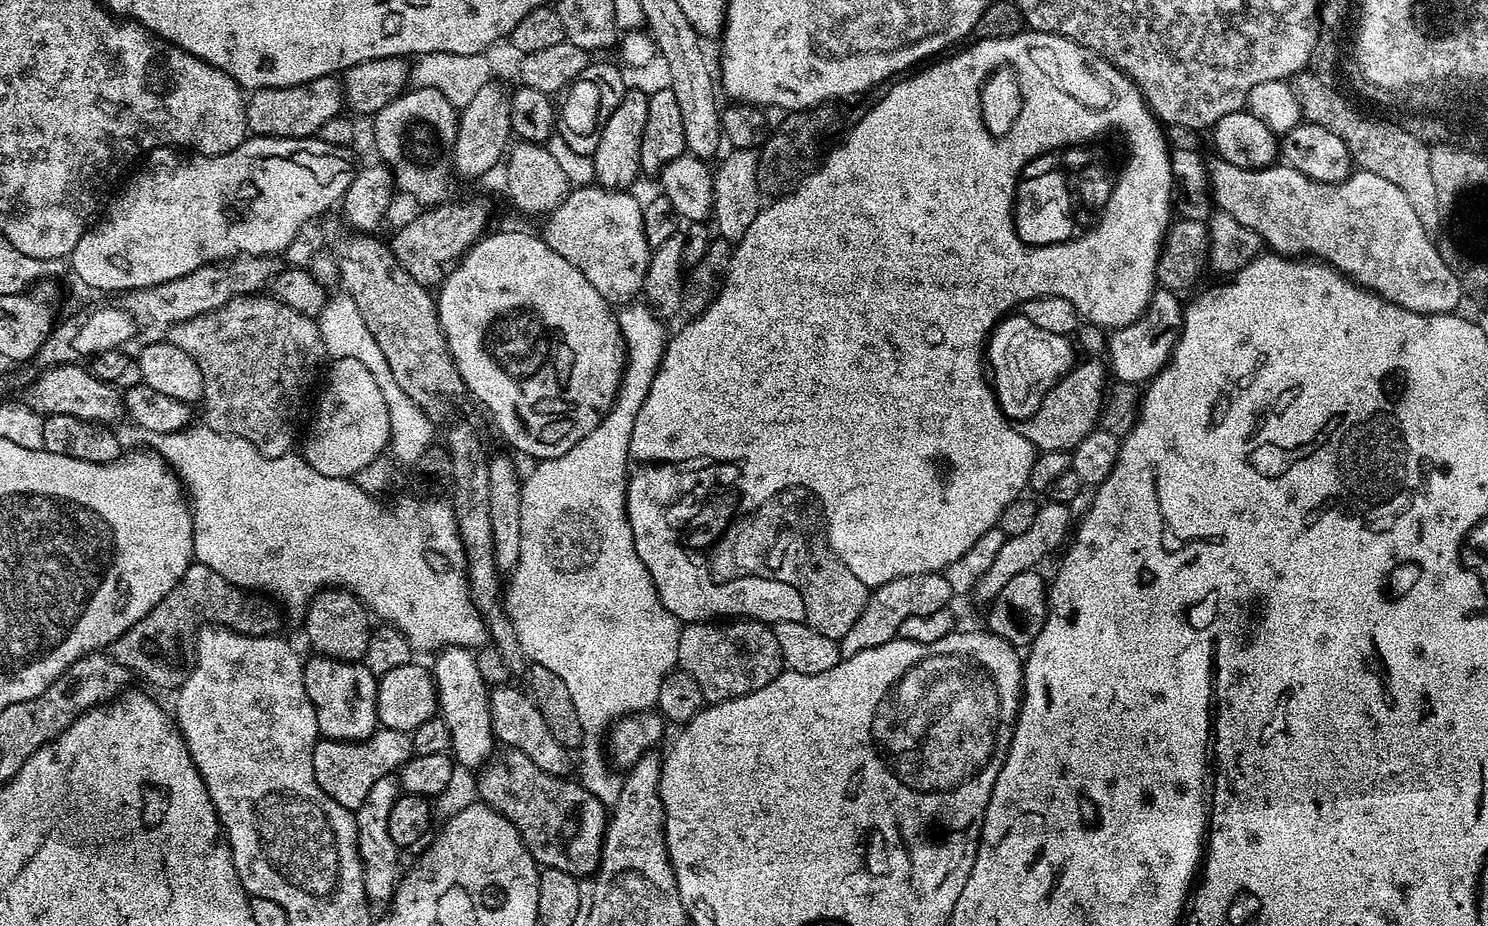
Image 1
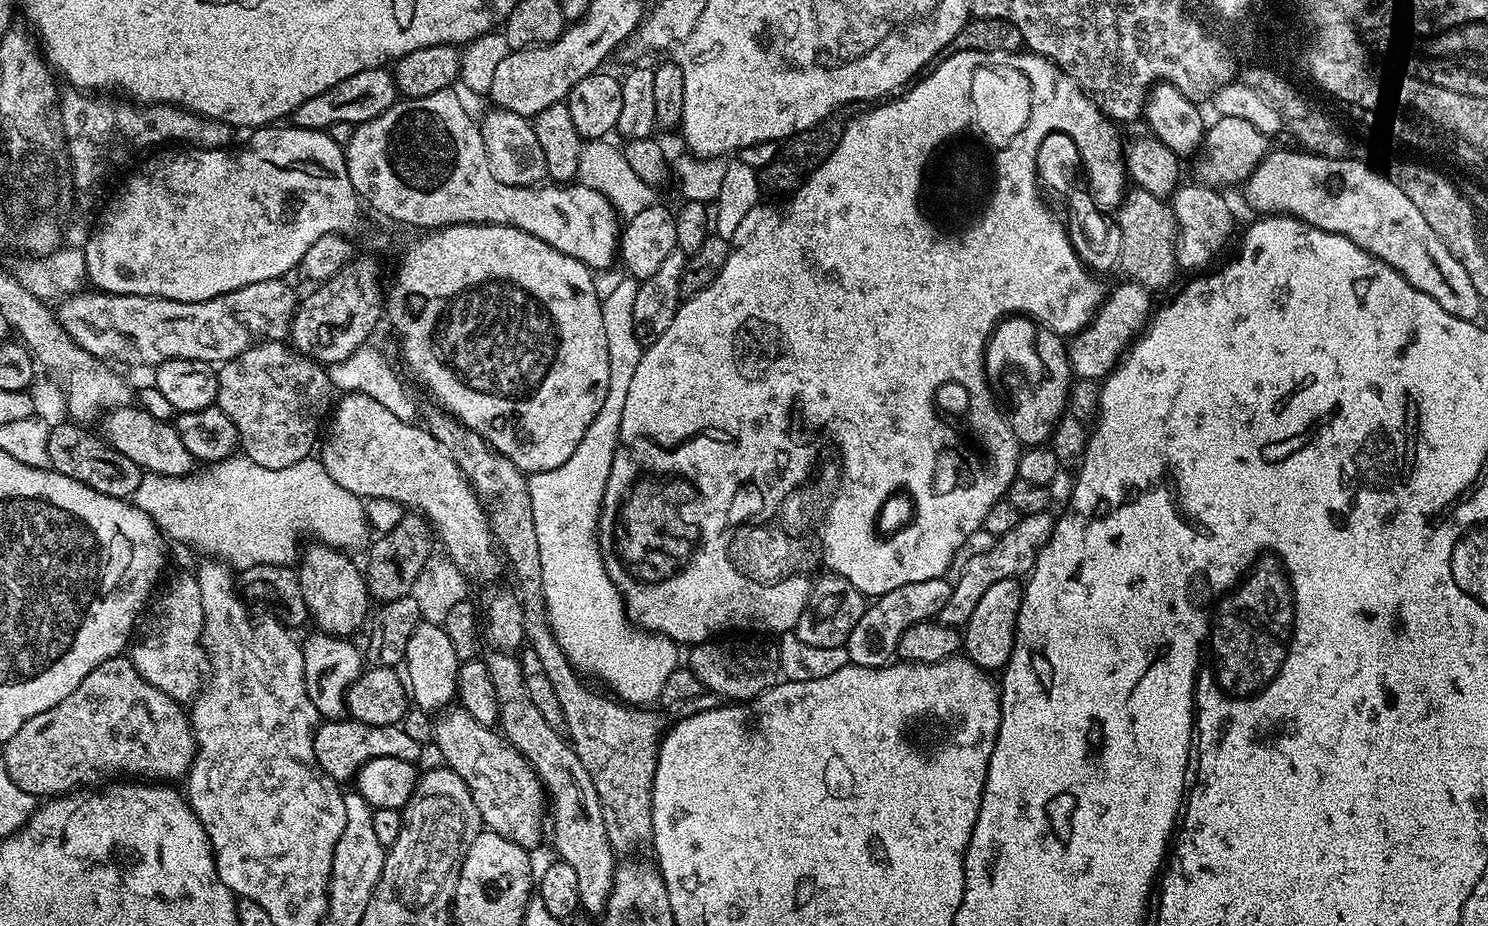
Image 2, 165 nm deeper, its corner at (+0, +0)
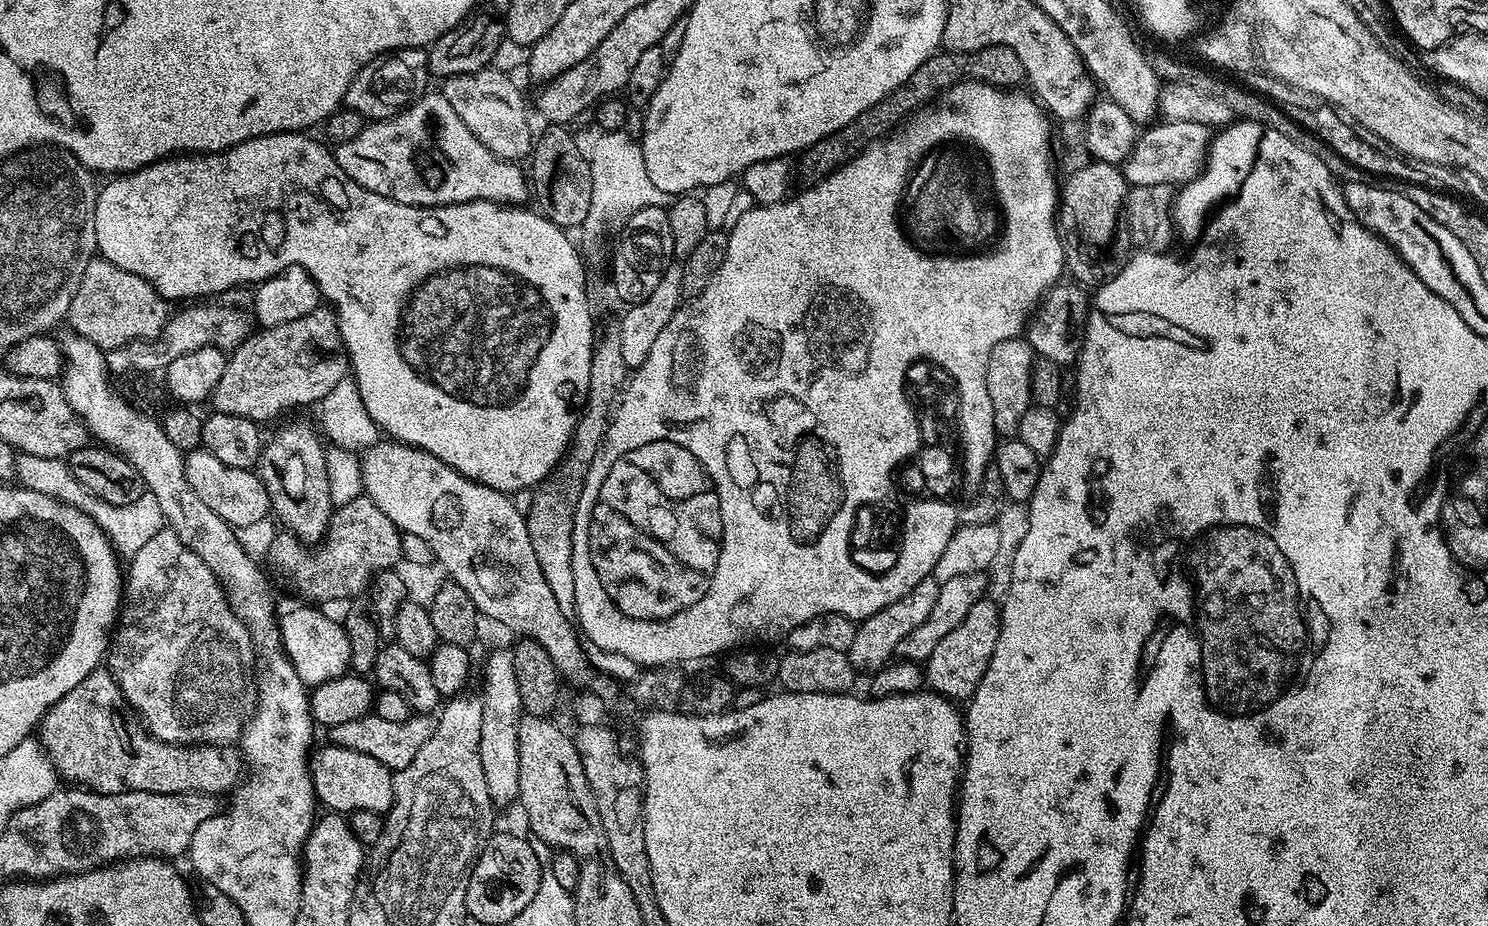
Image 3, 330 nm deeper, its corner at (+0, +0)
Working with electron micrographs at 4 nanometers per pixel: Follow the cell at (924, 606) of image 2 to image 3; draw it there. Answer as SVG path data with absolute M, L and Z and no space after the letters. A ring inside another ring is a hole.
M935 578L918 582L918 586L914 586L914 590L910 590L910 594L902 594L902 598L898 598L898 602L890 602L890 606L878 610L878 614L859 621L854 634L854 642L847 650L848 660L857 673L875 674L880 668L884 668L890 663L896 653L898 642L902 642L902 638L906 638L906 634L910 634L910 630L914 630L930 615L934 602L938 602L940 586L941 581Z

